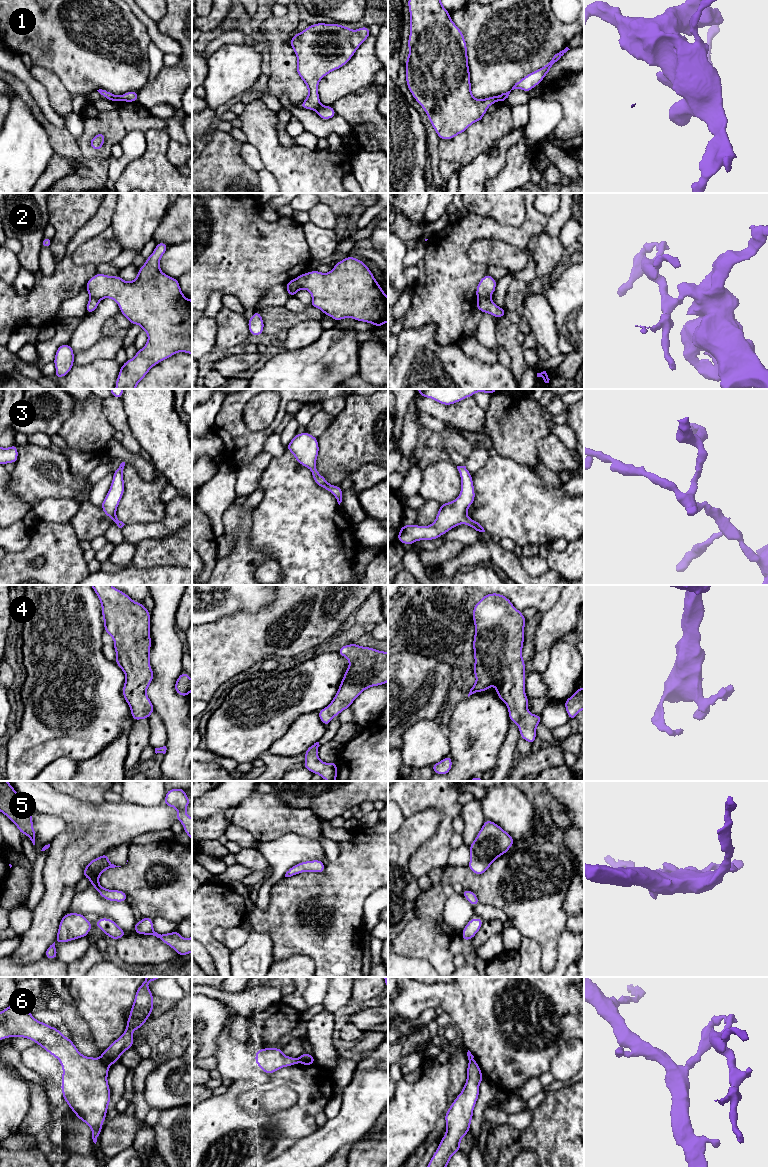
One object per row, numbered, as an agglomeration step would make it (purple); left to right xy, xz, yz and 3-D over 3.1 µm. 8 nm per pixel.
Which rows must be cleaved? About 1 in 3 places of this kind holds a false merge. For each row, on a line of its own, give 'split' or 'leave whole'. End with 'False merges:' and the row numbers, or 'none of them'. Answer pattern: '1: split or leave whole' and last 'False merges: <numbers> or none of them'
1: split
2: split
3: leave whole
4: leave whole
5: leave whole
6: split
False merges: 1, 2, 6

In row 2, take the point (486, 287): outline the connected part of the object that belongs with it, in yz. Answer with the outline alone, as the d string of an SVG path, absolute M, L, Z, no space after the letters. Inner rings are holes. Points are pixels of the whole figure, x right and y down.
M489 274L485 275L478 283L476 288L477 299L482 299L484 297L490 297L494 294L496 289L497 281Z

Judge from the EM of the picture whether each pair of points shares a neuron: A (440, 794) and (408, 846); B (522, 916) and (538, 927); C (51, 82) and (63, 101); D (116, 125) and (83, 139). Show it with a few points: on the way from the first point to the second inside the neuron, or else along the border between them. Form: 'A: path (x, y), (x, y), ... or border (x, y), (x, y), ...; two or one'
A: border (443, 812), (434, 808), (426, 808), (409, 817); two
B: path (526, 916), (534, 923); one
C: path (55, 87), (59, 96); one
D: path (108, 125), (97, 125), (91, 131); one

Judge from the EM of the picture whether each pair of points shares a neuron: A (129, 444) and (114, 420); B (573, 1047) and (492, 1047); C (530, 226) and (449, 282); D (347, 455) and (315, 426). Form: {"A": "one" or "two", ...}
{"A": "one", "B": "two", "C": "one", "D": "two"}

